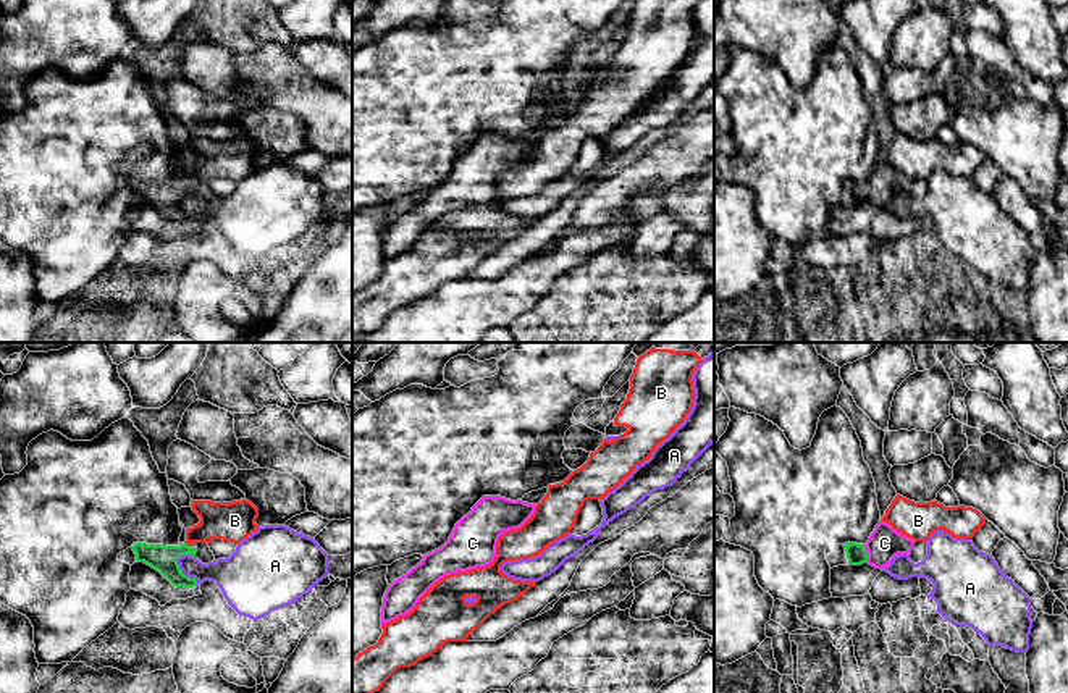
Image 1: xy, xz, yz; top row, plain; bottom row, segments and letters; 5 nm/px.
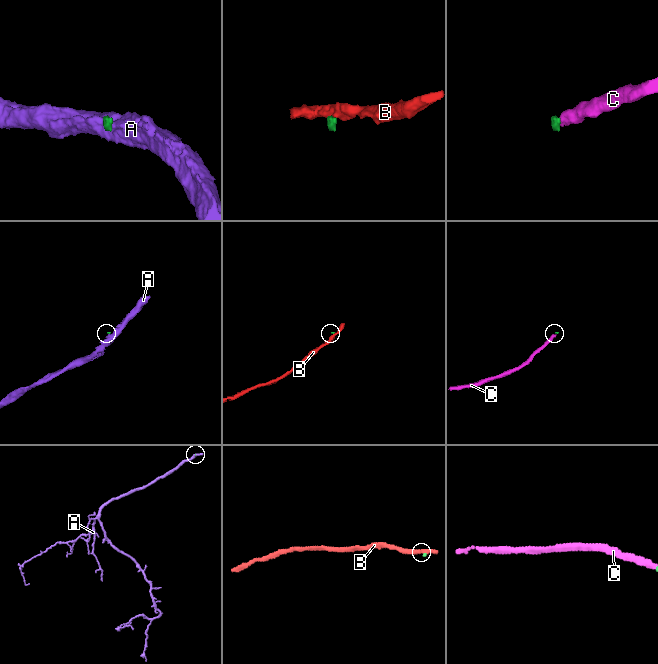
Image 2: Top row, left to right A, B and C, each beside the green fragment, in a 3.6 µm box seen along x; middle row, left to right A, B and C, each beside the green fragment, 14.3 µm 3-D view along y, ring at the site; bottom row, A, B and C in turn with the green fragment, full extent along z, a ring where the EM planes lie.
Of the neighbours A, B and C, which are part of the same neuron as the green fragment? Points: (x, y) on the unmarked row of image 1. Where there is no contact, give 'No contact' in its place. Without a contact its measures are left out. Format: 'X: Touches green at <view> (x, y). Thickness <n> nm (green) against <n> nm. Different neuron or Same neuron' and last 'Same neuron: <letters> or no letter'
A: Touches green at xy (181, 210). Thickness 140 nm (green) against 170 nm. Different neuron
B: Touches green at xy (185, 181). Thickness 140 nm (green) against 190 nm. Different neuron
C: Touches green at yz (866, 191). Thickness 110 nm (green) against 160 nm. Same neuron
Same neuron: C

